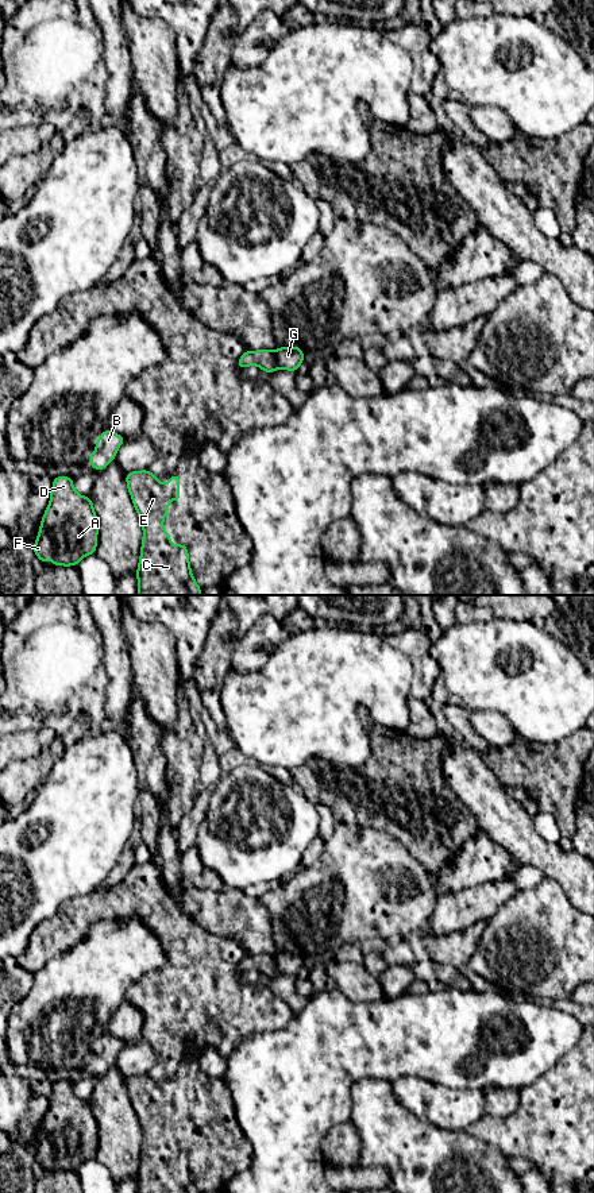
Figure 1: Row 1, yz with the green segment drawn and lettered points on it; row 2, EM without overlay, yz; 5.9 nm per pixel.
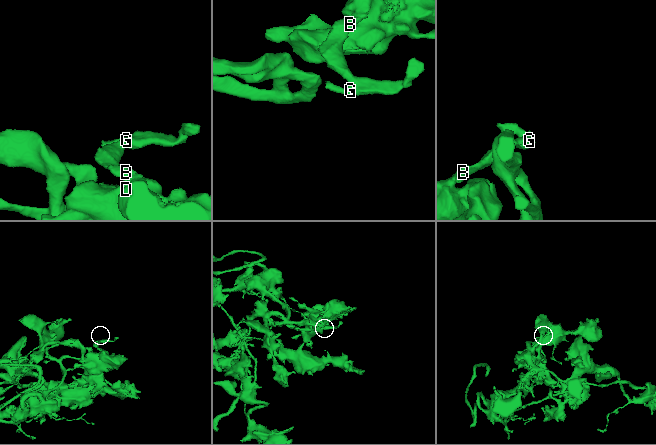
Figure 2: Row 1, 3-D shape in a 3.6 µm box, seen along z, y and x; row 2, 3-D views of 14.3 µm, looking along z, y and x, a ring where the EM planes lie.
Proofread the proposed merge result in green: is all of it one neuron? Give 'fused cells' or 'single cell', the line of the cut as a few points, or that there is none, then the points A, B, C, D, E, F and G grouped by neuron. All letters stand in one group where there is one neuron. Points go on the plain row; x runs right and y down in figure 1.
single cell; no cut; A B C D E F G

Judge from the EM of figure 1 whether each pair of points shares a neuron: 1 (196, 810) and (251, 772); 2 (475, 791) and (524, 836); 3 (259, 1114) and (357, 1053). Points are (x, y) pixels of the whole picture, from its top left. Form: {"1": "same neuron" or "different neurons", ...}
{"1": "different neurons", "2": "same neuron", "3": "same neuron"}

